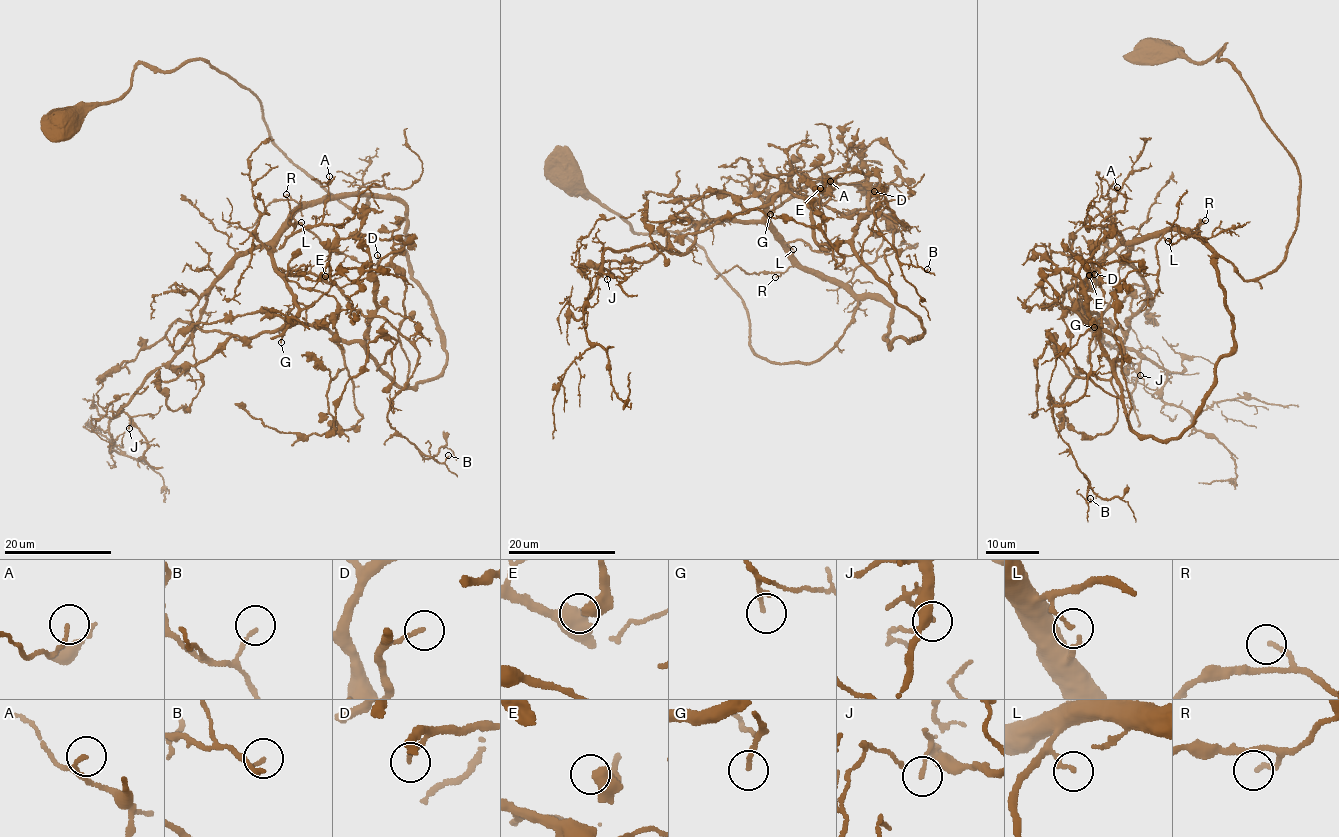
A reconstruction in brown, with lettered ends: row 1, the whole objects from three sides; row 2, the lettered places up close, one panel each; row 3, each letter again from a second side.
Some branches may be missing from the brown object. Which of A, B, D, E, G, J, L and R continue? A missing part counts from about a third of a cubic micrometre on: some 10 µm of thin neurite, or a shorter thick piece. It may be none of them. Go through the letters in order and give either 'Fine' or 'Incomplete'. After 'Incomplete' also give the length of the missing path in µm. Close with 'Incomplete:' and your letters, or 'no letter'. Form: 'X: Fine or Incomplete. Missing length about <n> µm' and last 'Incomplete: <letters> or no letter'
A: Fine
B: Fine
D: Fine
E: Fine
G: Incomplete. Missing length about 30 µm
J: Fine
L: Fine
R: Fine
Incomplete: G

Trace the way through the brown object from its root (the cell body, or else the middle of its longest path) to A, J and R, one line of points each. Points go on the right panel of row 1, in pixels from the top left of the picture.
A: (1150, 52), (1225, 45), (1297, 169), (1297, 225), (1246, 280), (1191, 231), (1123, 242), (1117, 187)
J: (1150, 52), (1225, 45), (1299, 188), (1260, 276), (1191, 231), (1134, 242), (1140, 375)
R: (1150, 52), (1196, 64), (1225, 45), (1217, 62), (1297, 169), (1271, 271), (1242, 277), (1190, 232), (1205, 220)

